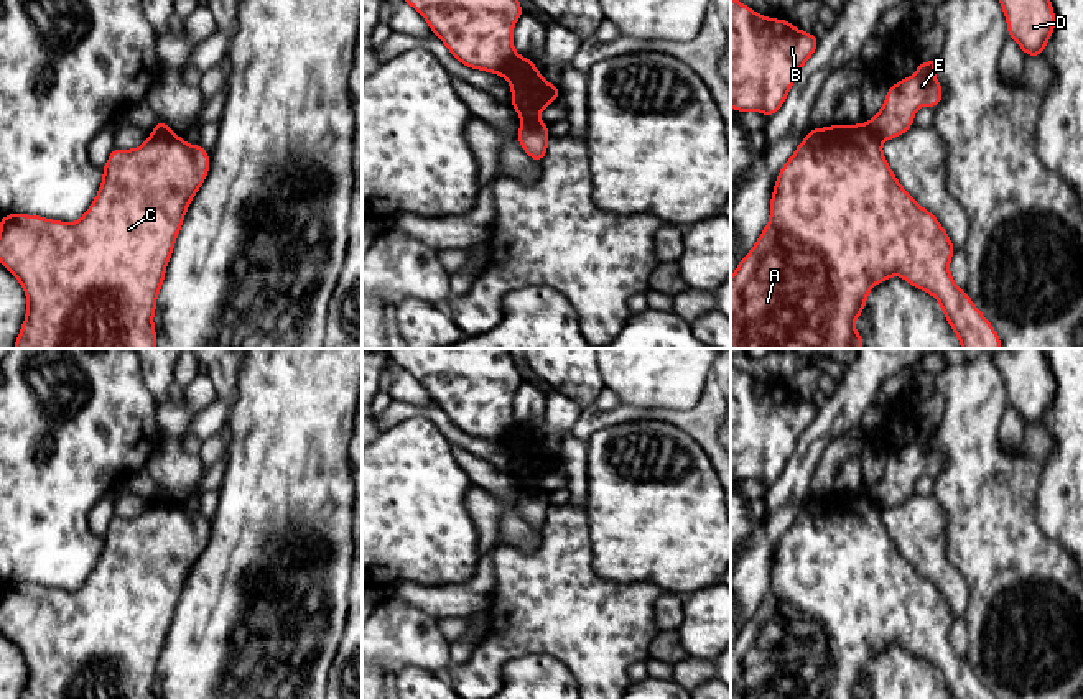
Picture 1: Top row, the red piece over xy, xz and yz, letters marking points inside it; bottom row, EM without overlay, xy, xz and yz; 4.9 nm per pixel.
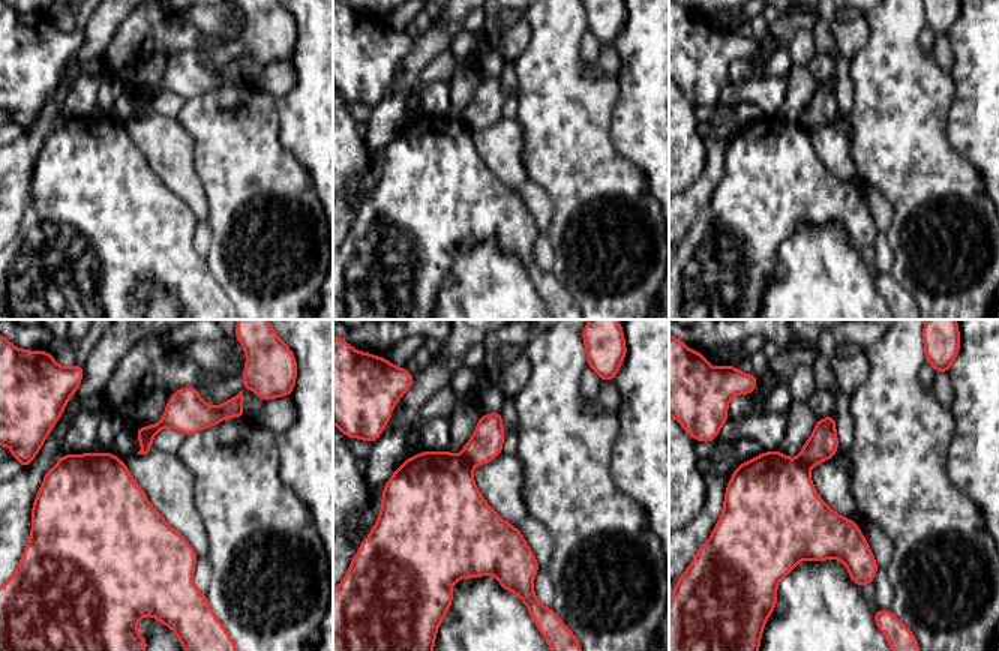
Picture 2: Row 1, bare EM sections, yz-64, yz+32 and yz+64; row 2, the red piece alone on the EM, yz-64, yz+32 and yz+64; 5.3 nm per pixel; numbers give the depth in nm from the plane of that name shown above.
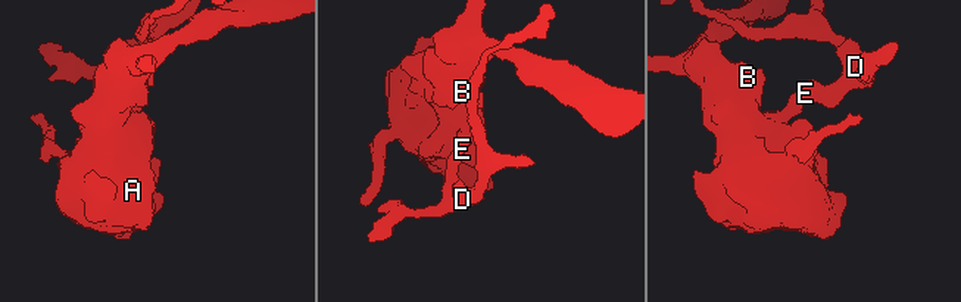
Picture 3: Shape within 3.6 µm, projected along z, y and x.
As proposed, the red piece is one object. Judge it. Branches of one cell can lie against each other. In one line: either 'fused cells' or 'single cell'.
fused cells

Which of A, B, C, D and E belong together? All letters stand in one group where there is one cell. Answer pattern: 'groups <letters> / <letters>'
groups A B C / D E

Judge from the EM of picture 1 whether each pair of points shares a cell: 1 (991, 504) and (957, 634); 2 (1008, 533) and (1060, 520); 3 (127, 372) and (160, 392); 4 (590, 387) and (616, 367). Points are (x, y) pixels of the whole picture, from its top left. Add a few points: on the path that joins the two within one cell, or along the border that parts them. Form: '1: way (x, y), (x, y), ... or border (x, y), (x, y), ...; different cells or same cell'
1: border (962, 617), (966, 624), (968, 655); different cells
2: border (1037, 486), (1037, 525), (1065, 550); different cells
3: border (139, 365), (144, 384), (160, 408); different cells
4: border (598, 365), (604, 385); different cells

